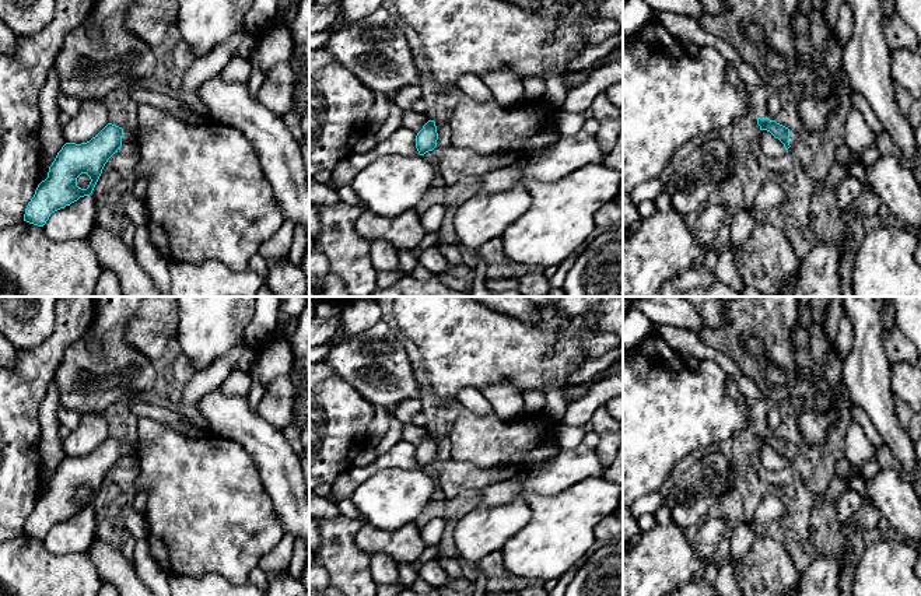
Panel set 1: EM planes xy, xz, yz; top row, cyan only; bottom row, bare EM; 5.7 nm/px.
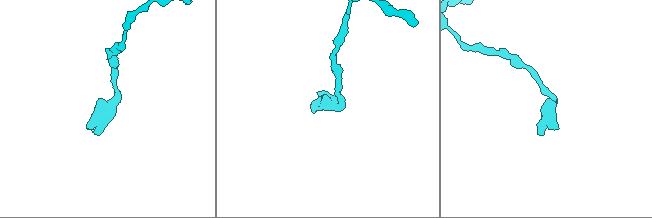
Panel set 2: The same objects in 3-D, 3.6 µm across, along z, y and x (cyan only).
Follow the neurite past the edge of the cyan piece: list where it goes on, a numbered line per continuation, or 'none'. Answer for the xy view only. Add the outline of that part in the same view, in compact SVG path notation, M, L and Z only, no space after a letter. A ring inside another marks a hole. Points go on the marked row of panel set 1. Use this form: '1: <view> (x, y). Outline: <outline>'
1: xy (128, 136). Outline: M137 126L134 130L125 130L123 129L123 136L122 136L122 144L132 143L133 140L139 140L139 129Z

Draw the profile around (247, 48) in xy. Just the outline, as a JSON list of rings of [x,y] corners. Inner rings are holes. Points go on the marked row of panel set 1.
[[[248,32],[238,46],[237,55],[249,60],[255,52],[256,35]]]

